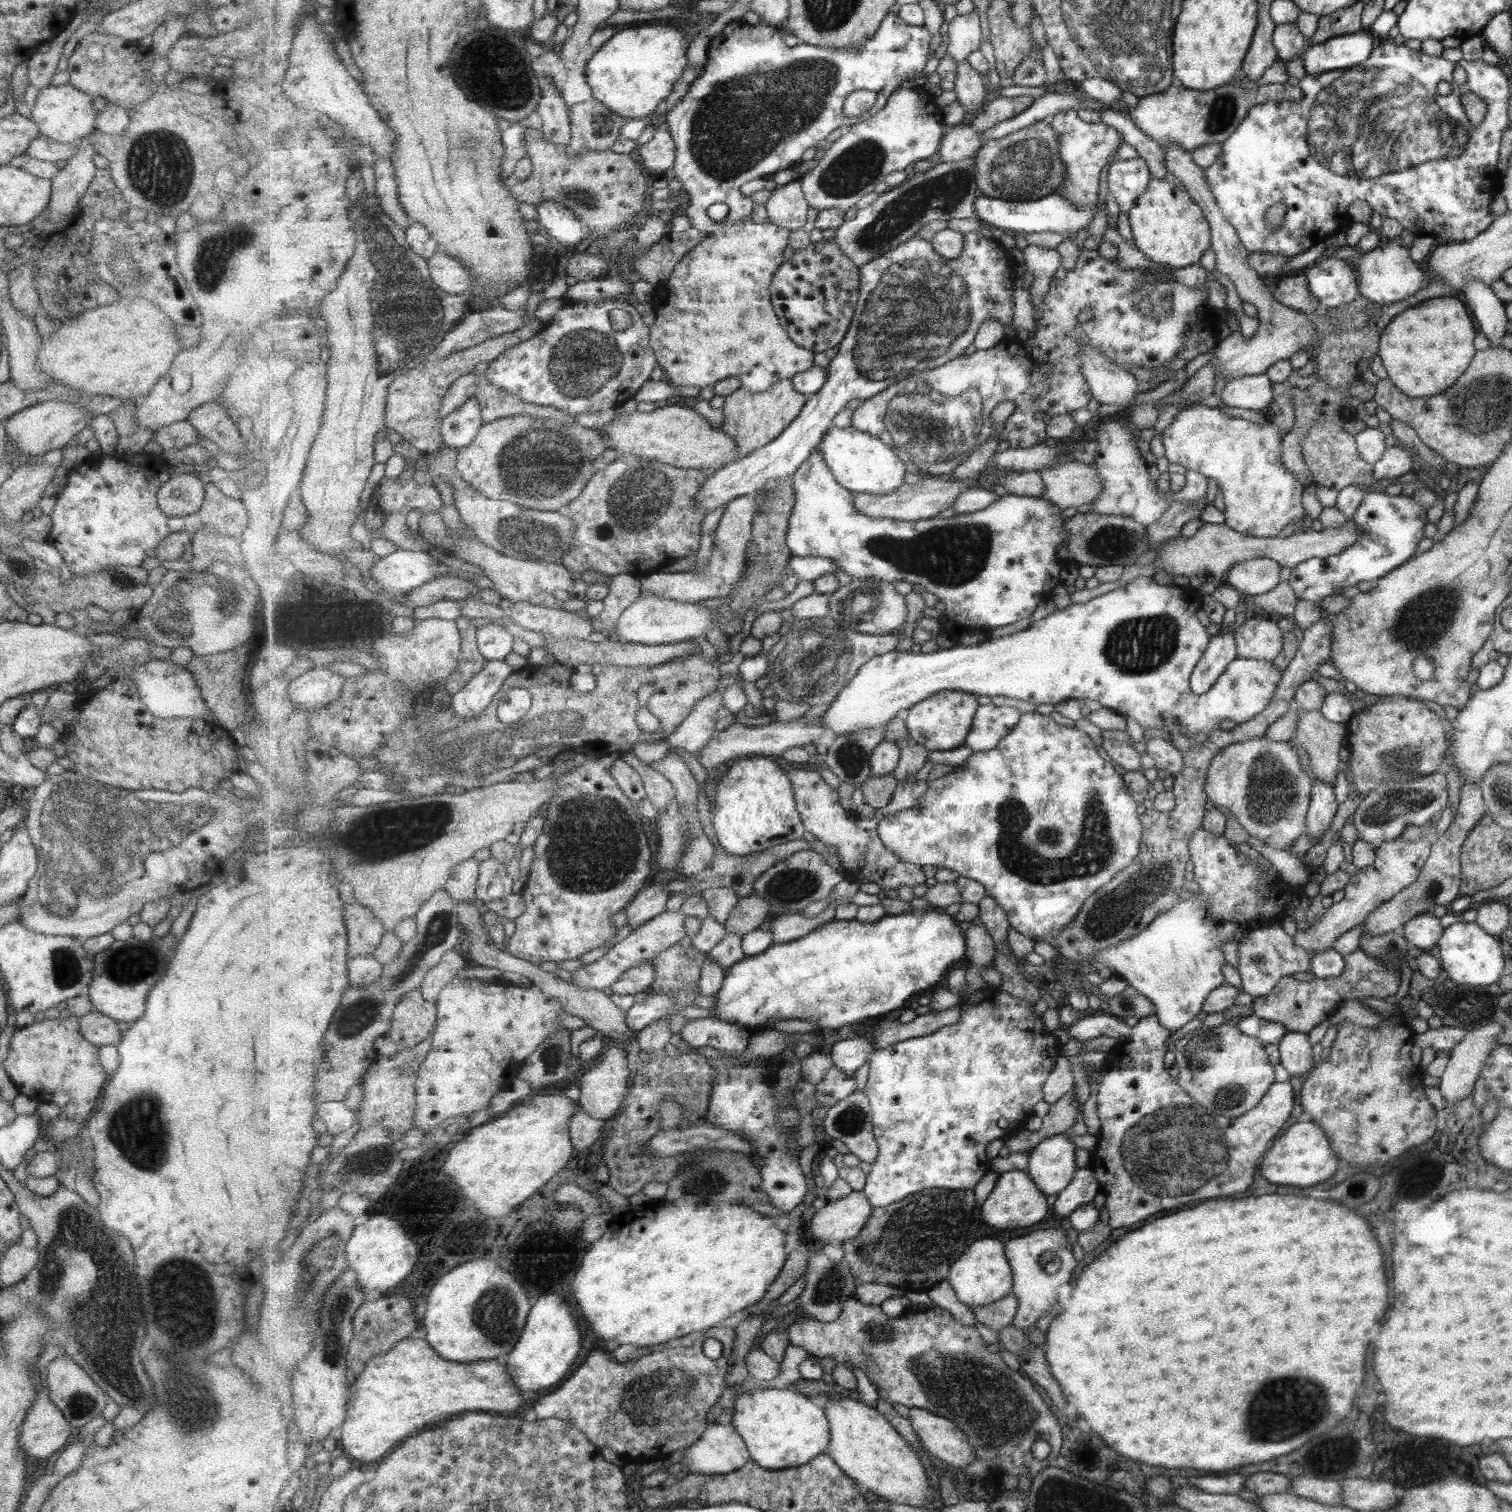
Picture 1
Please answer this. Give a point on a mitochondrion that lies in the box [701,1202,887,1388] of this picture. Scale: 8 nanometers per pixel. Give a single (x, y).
(835, 1283)

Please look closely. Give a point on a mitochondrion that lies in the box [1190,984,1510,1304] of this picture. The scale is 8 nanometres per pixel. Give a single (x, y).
(1473, 1017)

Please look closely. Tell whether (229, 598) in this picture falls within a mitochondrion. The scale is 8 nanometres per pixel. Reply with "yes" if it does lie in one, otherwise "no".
yes

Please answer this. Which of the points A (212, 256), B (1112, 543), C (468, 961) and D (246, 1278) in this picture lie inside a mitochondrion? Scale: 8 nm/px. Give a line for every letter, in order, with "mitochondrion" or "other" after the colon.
A: mitochondrion
B: mitochondrion
C: other
D: other

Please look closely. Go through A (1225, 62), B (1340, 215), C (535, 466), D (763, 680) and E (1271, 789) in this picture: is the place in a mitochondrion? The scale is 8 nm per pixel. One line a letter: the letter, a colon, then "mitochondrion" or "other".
A: other
B: other
C: mitochondrion
D: mitochondrion
E: mitochondrion

